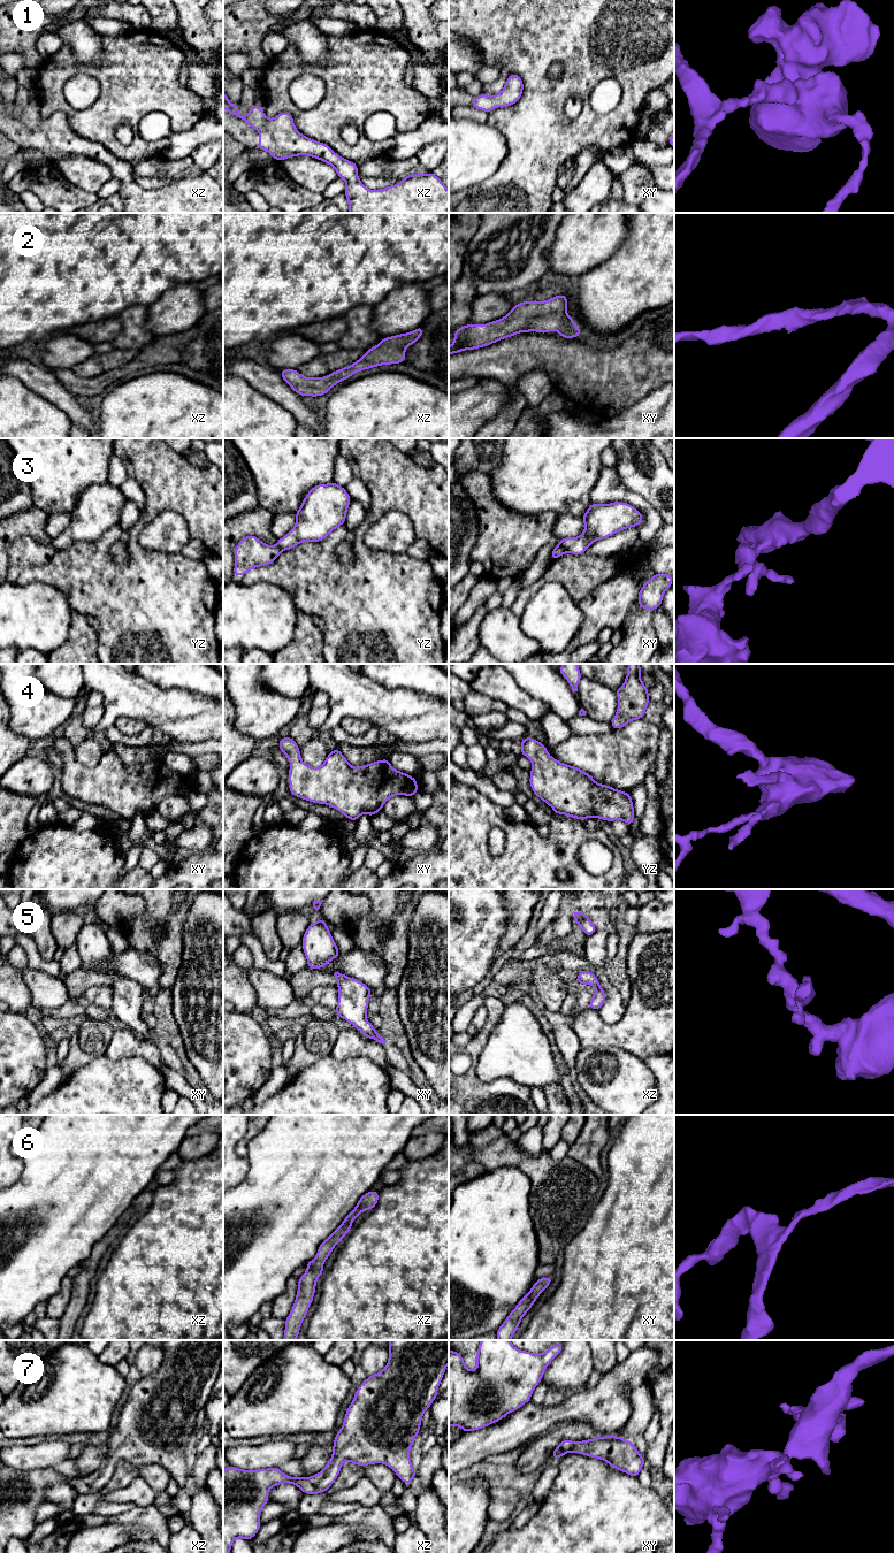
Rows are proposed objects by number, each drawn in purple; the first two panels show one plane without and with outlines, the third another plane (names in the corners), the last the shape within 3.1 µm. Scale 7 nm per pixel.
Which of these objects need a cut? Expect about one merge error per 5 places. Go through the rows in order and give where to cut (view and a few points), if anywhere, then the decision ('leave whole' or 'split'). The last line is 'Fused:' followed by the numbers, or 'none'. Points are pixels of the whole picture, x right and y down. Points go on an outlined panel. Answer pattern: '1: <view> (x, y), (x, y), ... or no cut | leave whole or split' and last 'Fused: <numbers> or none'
1: no cut | leave whole
2: no cut | leave whole
3: xy (557, 545), (567, 551) | split
4: no cut | leave whole
5: no cut | leave whole
6: no cut | leave whole
7: no cut | leave whole
Fused: 3

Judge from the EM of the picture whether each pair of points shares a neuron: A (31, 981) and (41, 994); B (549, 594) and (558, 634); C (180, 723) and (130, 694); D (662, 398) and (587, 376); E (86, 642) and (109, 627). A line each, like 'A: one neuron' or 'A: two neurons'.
A: one neuron
B: one neuron
C: one neuron
D: two neurons
E: two neurons

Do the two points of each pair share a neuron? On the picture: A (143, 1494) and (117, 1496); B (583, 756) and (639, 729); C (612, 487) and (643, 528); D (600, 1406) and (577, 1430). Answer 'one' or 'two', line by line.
A: one
B: one
C: one
D: two

